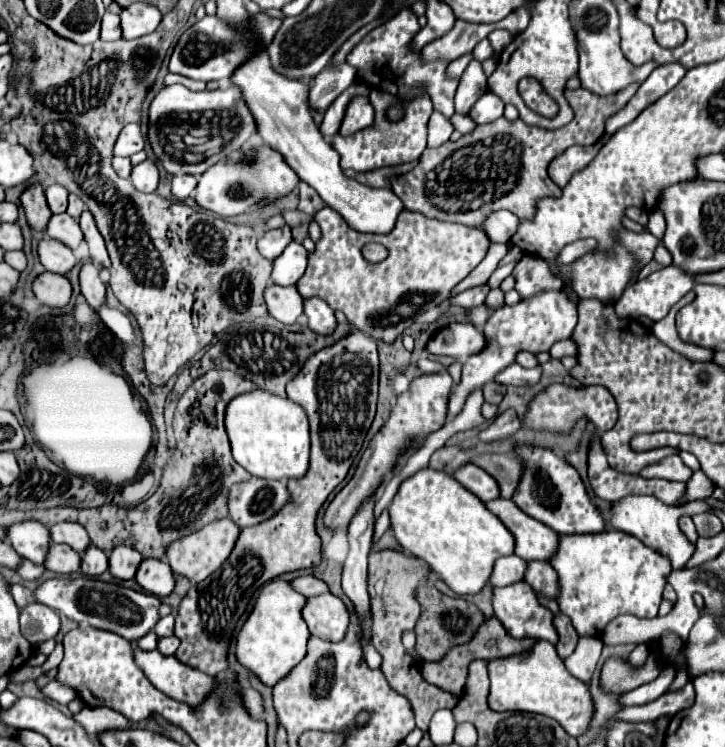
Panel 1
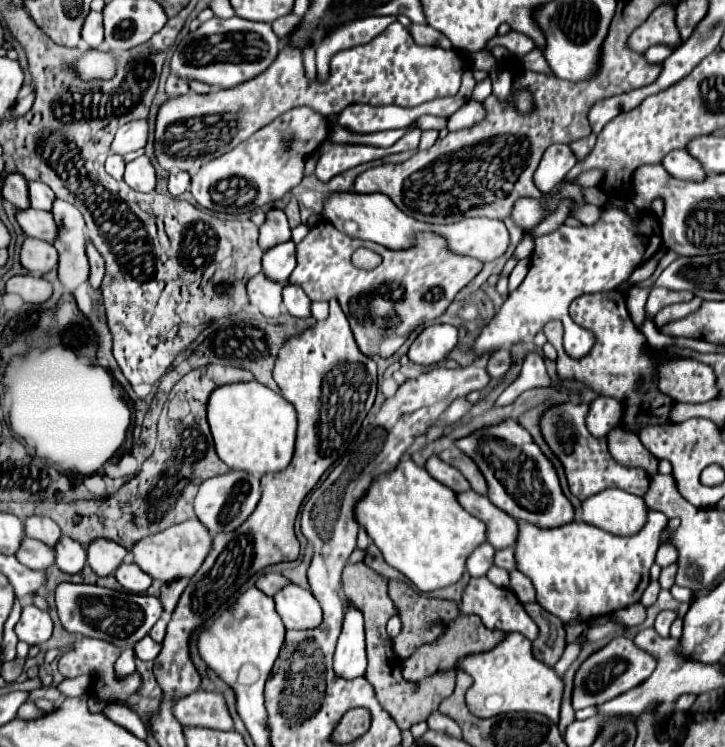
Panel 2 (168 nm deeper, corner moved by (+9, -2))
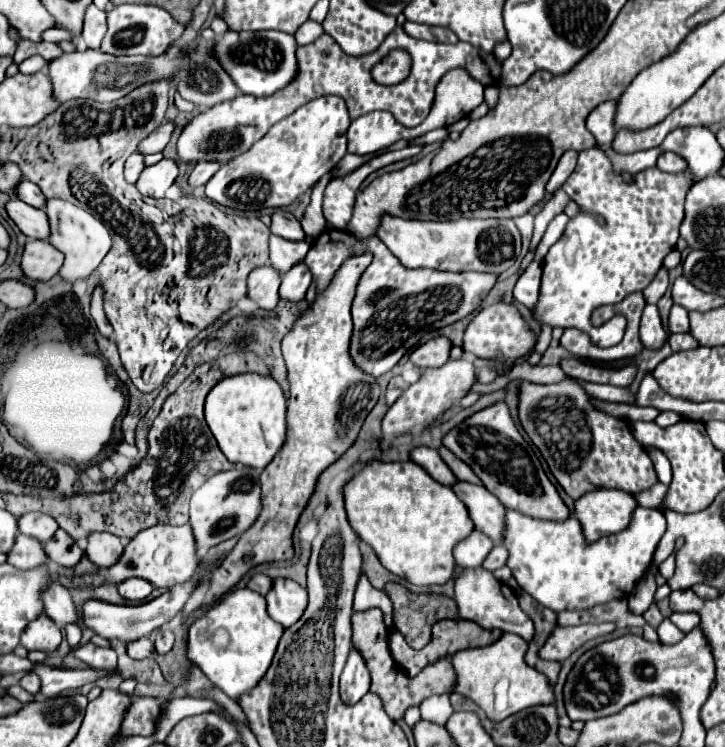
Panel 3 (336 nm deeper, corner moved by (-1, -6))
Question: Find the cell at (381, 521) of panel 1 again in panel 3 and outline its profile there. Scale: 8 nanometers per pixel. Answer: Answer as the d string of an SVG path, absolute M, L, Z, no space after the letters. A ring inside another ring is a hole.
M362 573L356 587L356 595L354 595L354 609L370 609L370 607L382 609L388 627L392 627L392 601L382 589L372 587L366 573Z

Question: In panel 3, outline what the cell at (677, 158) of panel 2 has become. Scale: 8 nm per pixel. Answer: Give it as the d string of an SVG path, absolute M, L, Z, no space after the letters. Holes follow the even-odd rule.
M666 151L666 153L662 153L662 155L658 157L656 167L658 167L660 171L666 171L666 173L684 173L684 171L688 169L688 163L686 163L680 155L676 155L676 153L672 153L672 151Z

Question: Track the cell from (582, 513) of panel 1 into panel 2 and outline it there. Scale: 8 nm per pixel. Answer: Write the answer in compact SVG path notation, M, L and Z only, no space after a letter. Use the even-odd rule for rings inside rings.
M514 419L482 427L468 437L458 439L456 447L482 471L488 483L488 499L514 519L524 519L546 529L560 527L574 519L574 507L564 497L552 463L542 455L530 433Z

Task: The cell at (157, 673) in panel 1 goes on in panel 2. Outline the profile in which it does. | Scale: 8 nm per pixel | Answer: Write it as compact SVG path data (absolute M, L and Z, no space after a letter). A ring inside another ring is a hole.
M194 691L178 699L174 705L174 717L182 727L206 727L218 731L232 729L232 717L220 693L214 691Z

